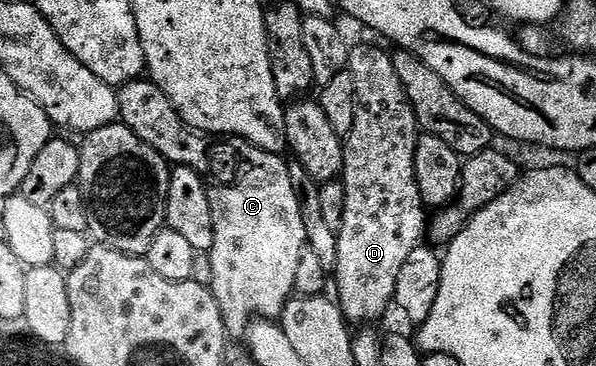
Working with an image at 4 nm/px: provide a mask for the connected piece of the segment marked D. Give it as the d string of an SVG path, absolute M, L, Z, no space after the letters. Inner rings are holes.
M359 45L350 50L347 55L346 72L353 75L353 95L357 95L357 115L353 119L353 131L345 134L343 142L343 172L341 180L345 187L345 219L341 219L341 227L337 234L337 263L333 274L333 289L339 292L337 304L348 322L355 327L371 327L387 313L387 308L392 308L395 300L395 288L397 287L397 274L401 271L402 264L409 257L410 252L424 240L429 229L429 213L421 199L421 191L417 187L417 175L415 174L415 145L420 139L421 130L413 107L405 95L405 87L401 87L401 79L397 79L397 67L393 67L393 56L375 45Z

